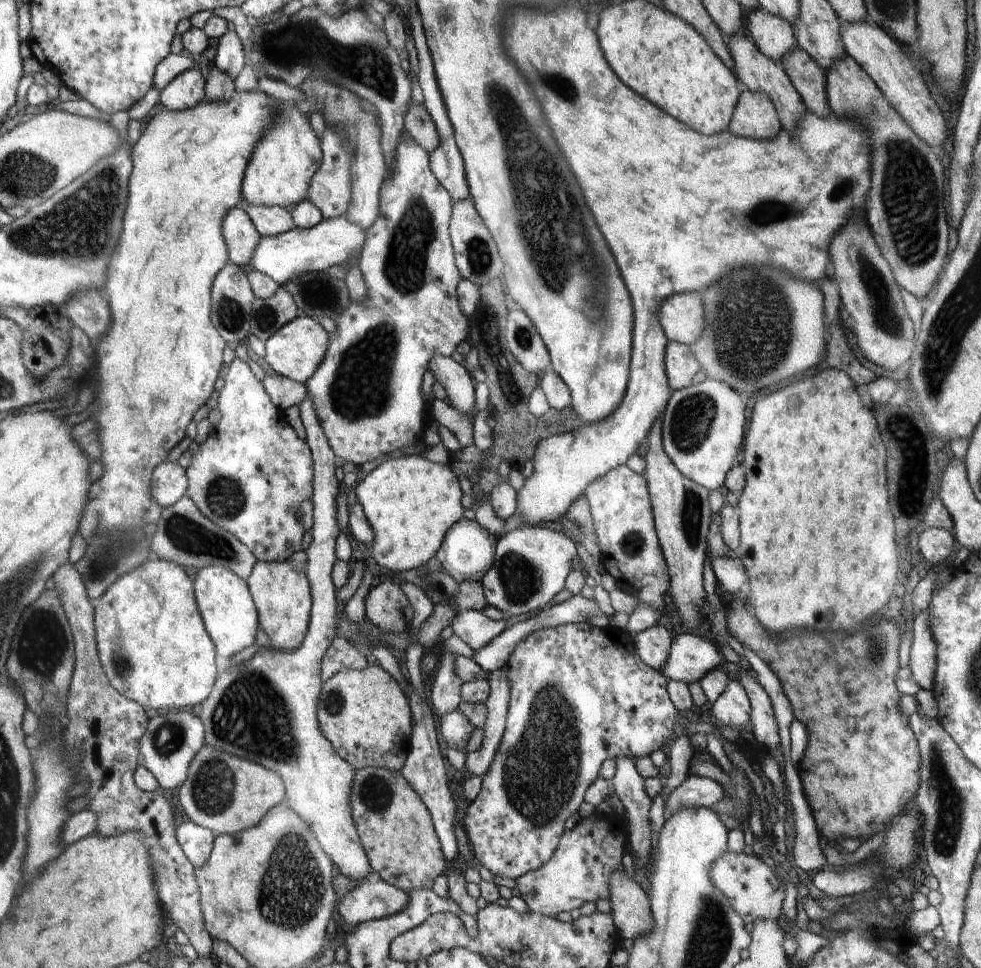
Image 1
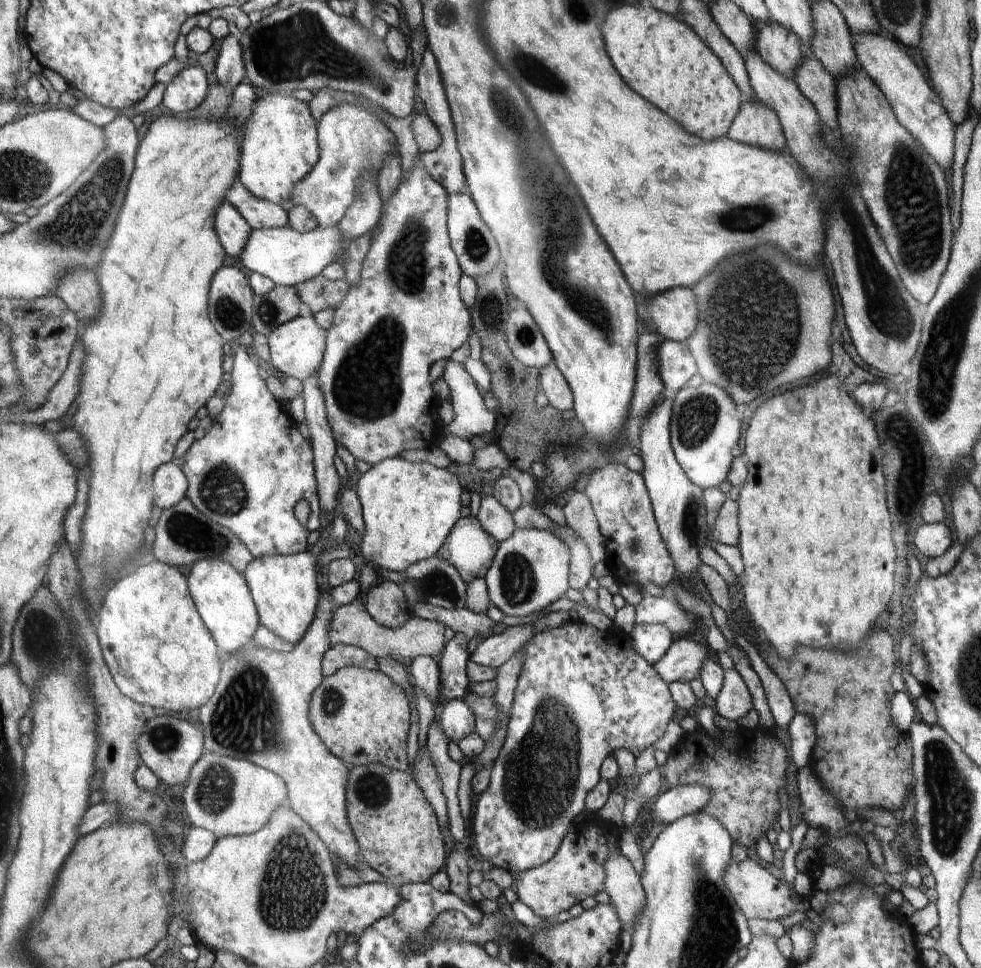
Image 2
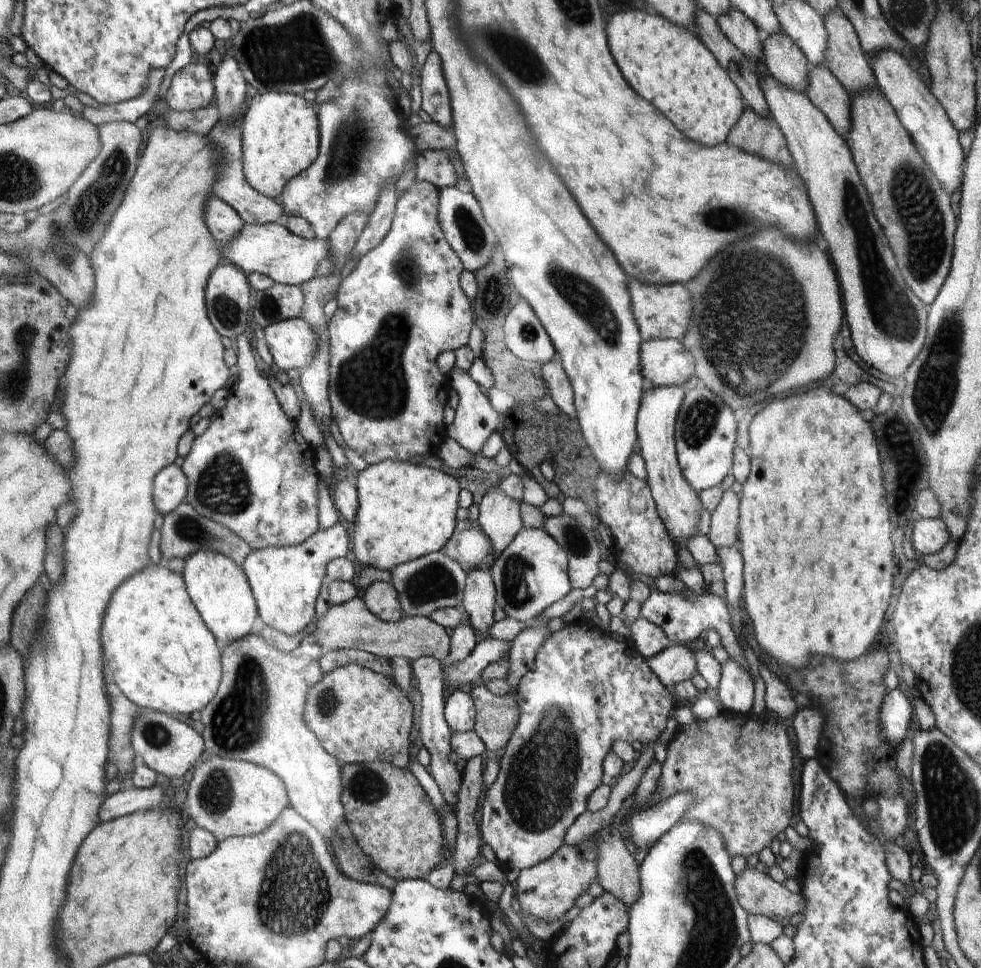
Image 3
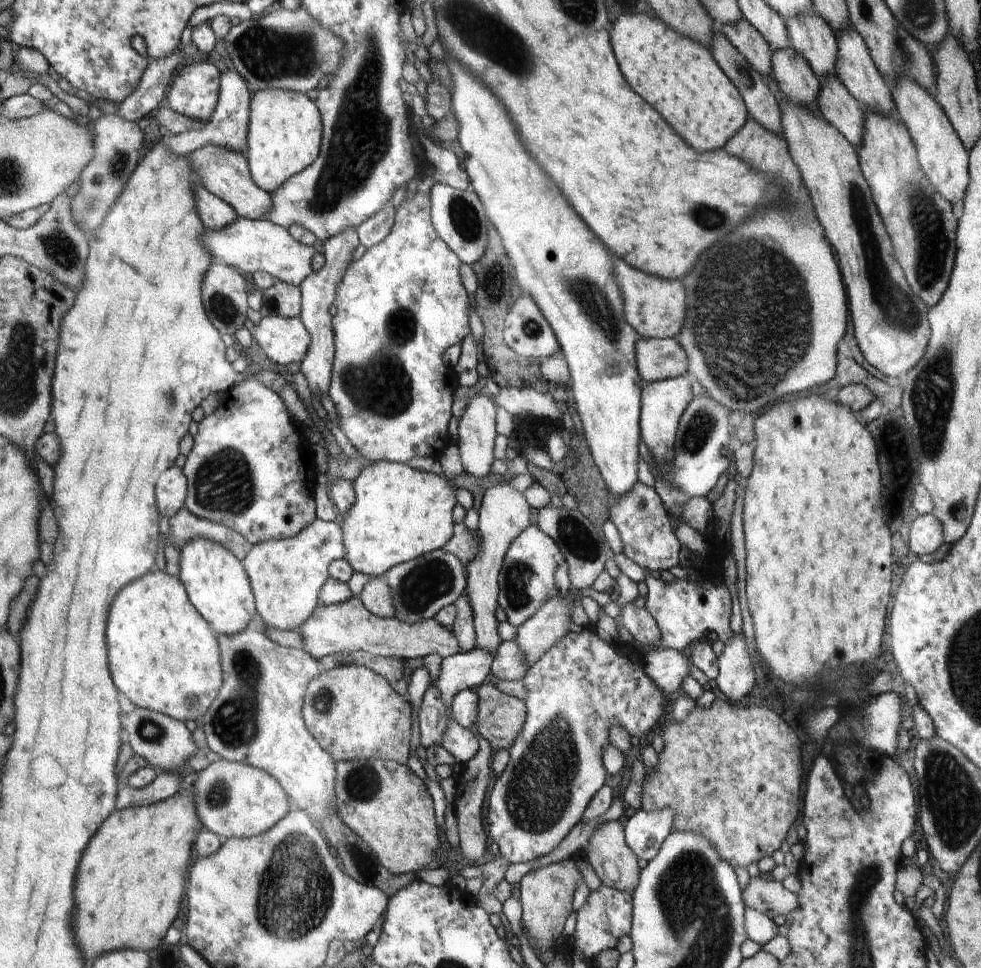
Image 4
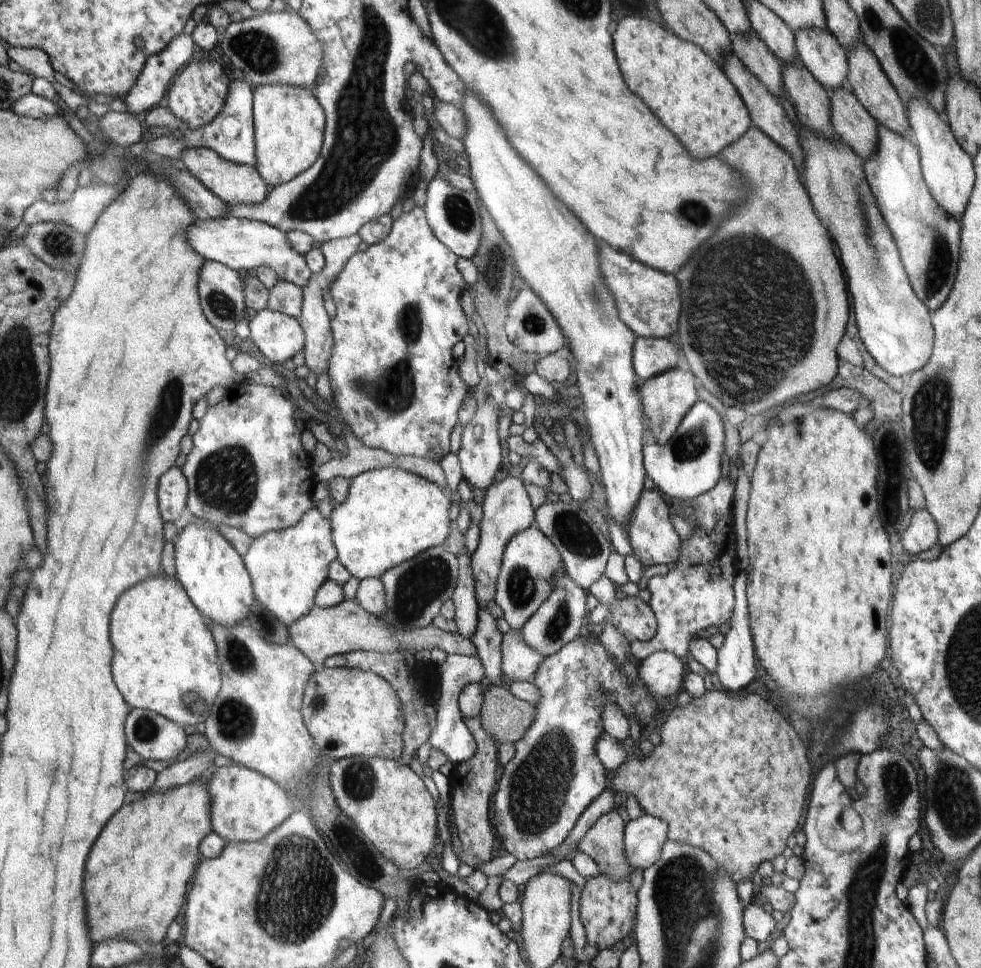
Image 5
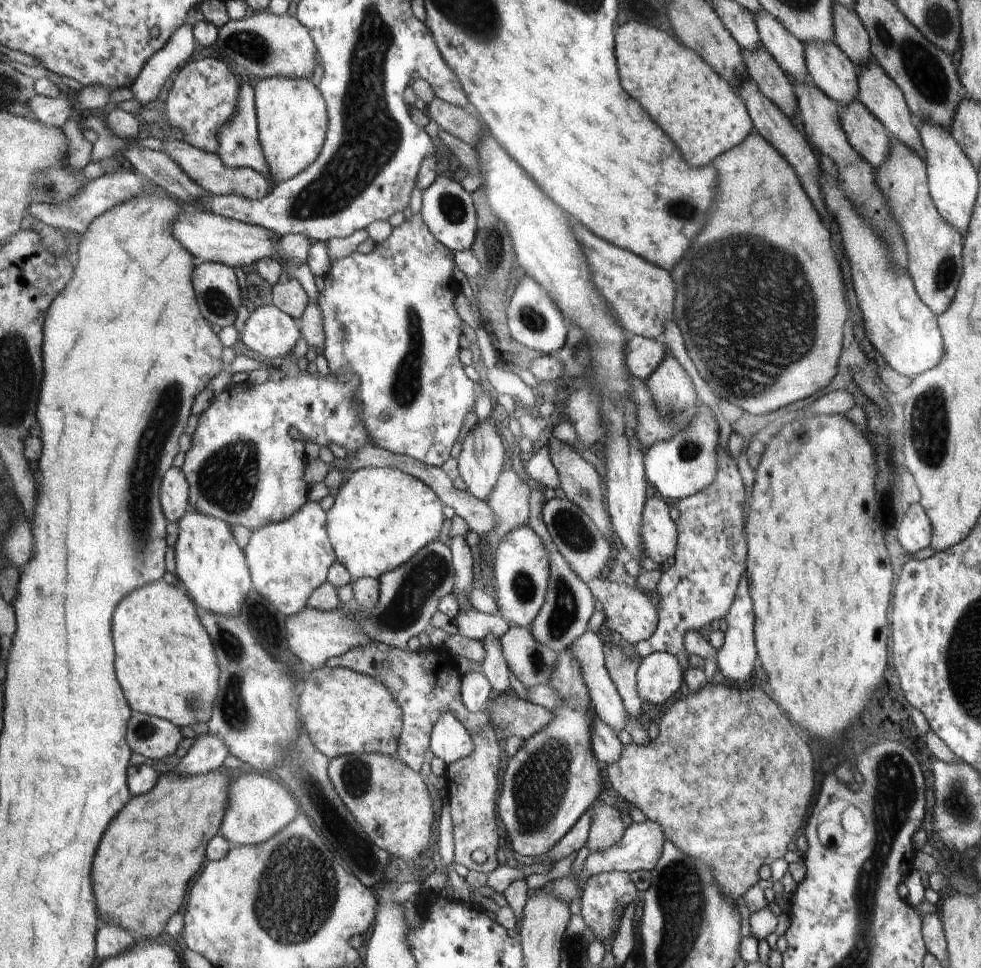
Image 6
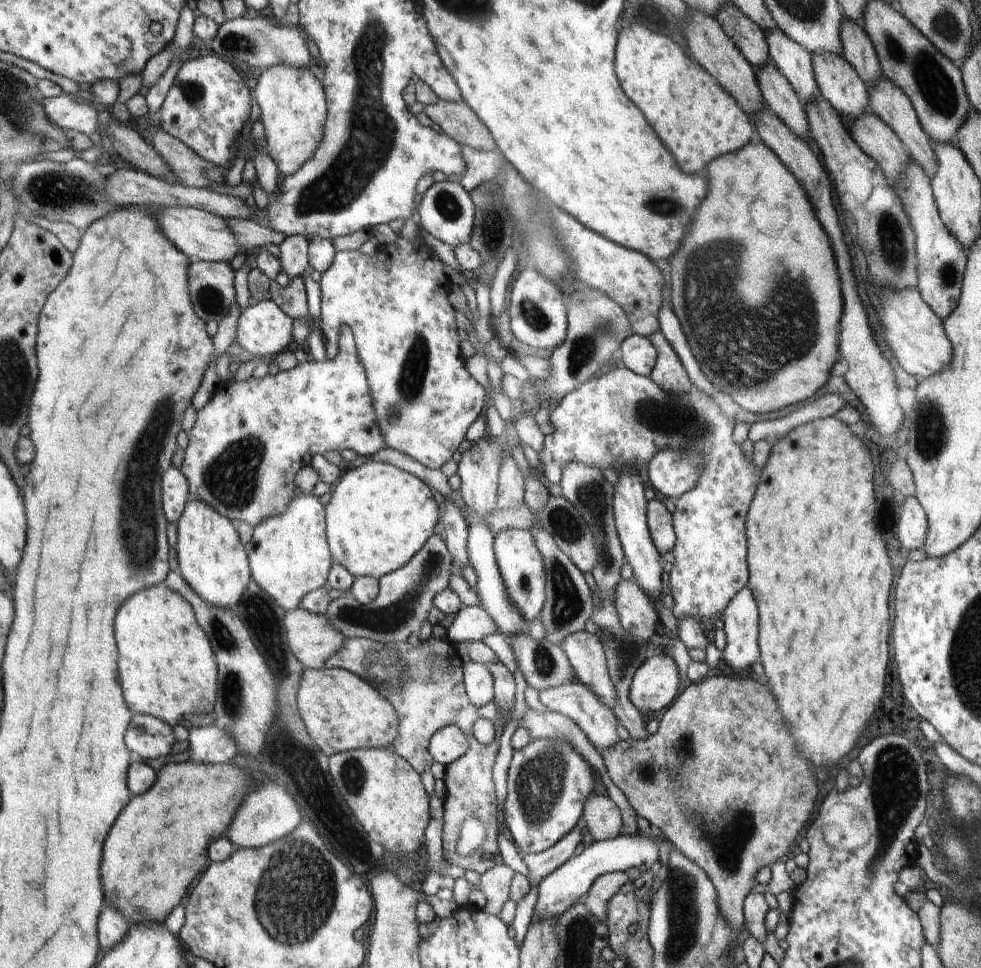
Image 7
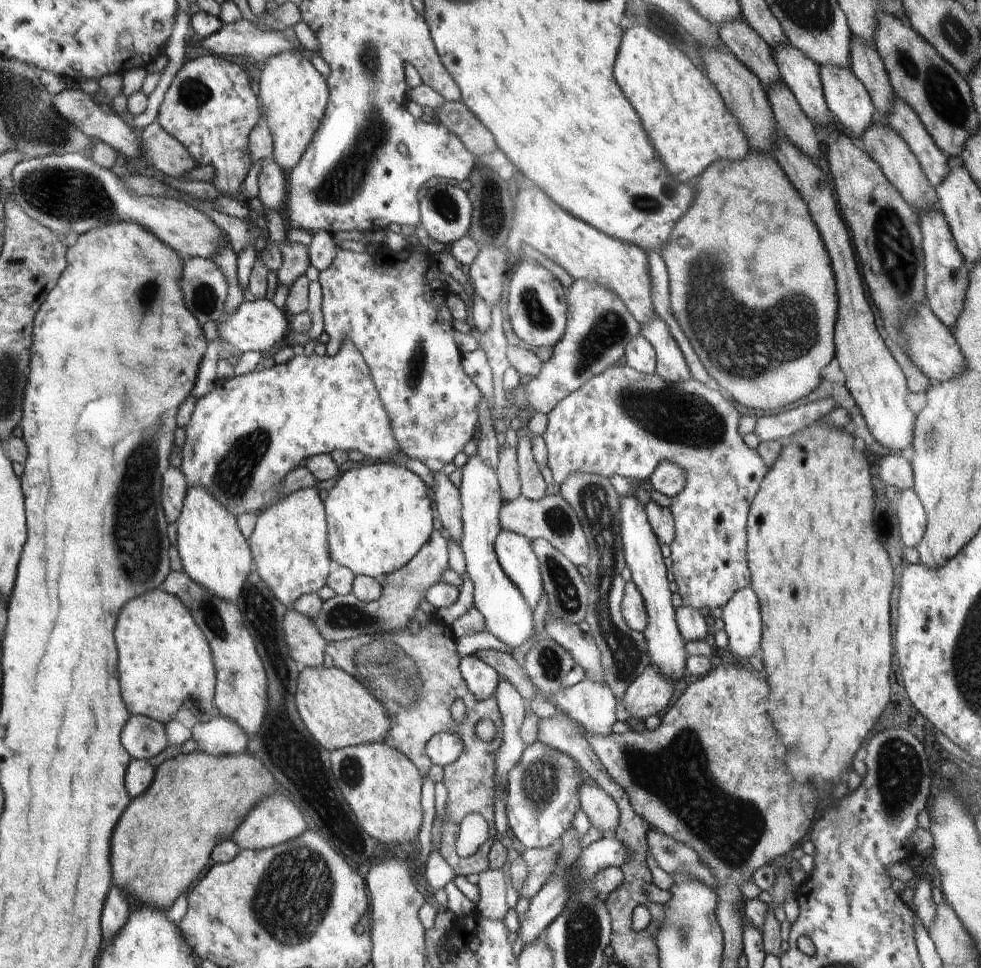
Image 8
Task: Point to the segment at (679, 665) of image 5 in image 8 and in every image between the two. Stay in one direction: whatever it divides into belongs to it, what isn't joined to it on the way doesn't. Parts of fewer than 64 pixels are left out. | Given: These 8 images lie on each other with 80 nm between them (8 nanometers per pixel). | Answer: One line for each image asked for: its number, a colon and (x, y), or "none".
6: (659, 676)
7: (655, 684)
8: (649, 694)

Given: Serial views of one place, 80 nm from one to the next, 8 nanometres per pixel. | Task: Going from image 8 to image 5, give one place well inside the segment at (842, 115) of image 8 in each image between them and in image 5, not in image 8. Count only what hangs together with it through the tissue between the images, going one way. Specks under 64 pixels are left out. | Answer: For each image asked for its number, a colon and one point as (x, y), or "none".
5: (819, 50)
6: (828, 66)
7: (837, 80)

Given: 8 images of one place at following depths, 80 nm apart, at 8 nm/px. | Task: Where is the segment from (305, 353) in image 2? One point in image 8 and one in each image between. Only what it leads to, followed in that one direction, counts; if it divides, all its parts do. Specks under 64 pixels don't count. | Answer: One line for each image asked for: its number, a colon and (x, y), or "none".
3: (292, 343)
4: (284, 340)
5: (278, 336)
6: (269, 331)
7: (264, 329)
8: (260, 325)

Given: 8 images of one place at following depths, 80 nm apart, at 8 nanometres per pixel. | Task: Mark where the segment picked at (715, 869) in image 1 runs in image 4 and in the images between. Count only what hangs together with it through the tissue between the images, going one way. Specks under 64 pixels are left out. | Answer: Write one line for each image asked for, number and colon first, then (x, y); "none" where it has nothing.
2: (759, 895)
3: (759, 894)
4: (764, 894)

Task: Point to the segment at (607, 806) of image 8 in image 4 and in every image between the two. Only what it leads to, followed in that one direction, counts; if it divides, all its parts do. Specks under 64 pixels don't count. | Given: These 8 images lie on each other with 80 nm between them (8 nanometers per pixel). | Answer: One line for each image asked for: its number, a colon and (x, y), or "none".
4: (616, 865)
5: (603, 842)
6: (607, 828)
7: (603, 819)

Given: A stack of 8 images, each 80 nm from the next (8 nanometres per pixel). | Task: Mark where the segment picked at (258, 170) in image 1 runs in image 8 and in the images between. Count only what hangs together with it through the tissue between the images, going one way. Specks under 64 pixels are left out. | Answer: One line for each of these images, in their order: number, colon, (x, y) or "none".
2: (278, 148)
3: (280, 130)
4: (284, 134)
5: (289, 122)
6: (291, 114)
7: (292, 107)
8: (294, 96)

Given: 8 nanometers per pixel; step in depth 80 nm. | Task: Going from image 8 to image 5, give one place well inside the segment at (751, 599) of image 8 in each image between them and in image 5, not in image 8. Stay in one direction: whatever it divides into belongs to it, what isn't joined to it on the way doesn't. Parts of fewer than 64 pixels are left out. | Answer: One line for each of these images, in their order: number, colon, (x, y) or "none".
5: (736, 664)
6: (736, 658)
7: (741, 618)

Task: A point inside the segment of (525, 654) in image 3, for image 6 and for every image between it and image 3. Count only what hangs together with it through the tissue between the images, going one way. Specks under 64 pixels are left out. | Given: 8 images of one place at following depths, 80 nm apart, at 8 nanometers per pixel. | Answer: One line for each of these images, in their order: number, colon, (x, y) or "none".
4: (549, 623)
5: (558, 619)
6: (568, 605)

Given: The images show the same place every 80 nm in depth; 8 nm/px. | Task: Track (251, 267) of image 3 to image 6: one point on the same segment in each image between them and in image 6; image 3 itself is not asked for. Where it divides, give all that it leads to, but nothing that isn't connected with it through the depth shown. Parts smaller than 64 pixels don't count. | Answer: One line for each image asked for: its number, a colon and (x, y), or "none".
4: (261, 245)
5: (242, 244)
6: (209, 237)

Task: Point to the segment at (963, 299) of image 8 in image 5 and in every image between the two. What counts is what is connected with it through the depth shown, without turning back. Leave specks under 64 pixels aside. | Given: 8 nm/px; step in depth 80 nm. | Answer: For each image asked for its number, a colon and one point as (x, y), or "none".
5: (929, 239)
6: (935, 262)
7: (941, 258)

